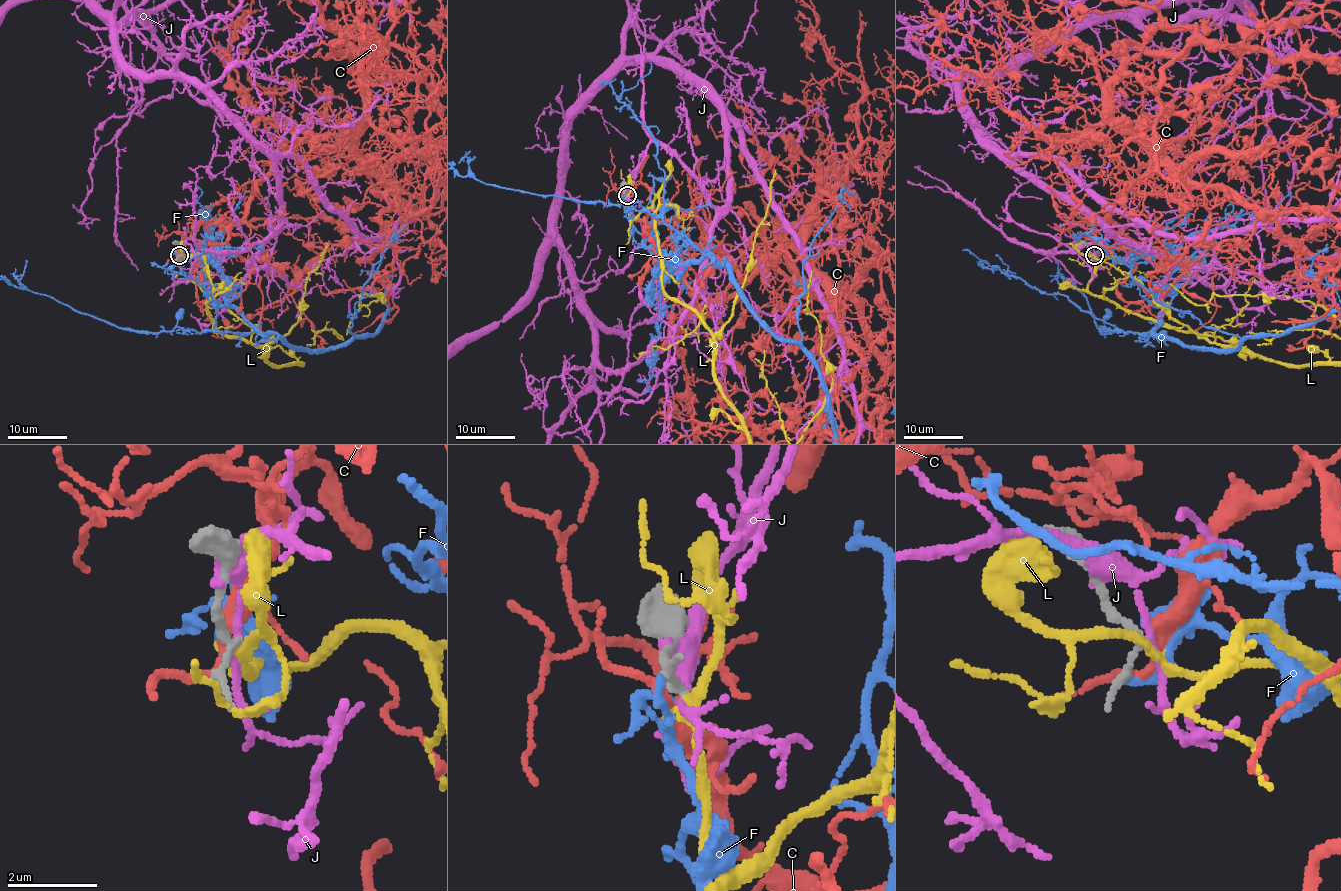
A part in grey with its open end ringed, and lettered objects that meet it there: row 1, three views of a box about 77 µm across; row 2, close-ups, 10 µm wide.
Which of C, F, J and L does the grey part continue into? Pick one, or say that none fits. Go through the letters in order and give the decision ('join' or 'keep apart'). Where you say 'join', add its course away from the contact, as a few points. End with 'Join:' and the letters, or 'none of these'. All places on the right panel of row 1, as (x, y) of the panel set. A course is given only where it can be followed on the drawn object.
C: keep apart
F: keep apart
J: keep apart
L: keep apart
Join: none of these

